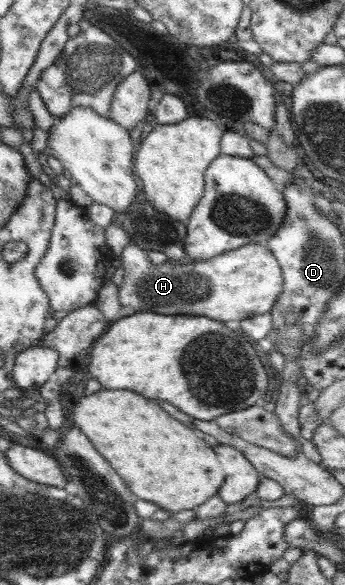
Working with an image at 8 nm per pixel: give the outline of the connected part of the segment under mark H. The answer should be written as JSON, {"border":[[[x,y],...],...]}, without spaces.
{"border":[[[133,242],[121,253],[124,279],[118,287],[118,302],[134,312],[190,314],[206,316],[220,323],[244,320],[270,313],[280,292],[284,277],[276,257],[263,245],[244,244],[240,248],[191,264],[153,264],[147,251]]]}

